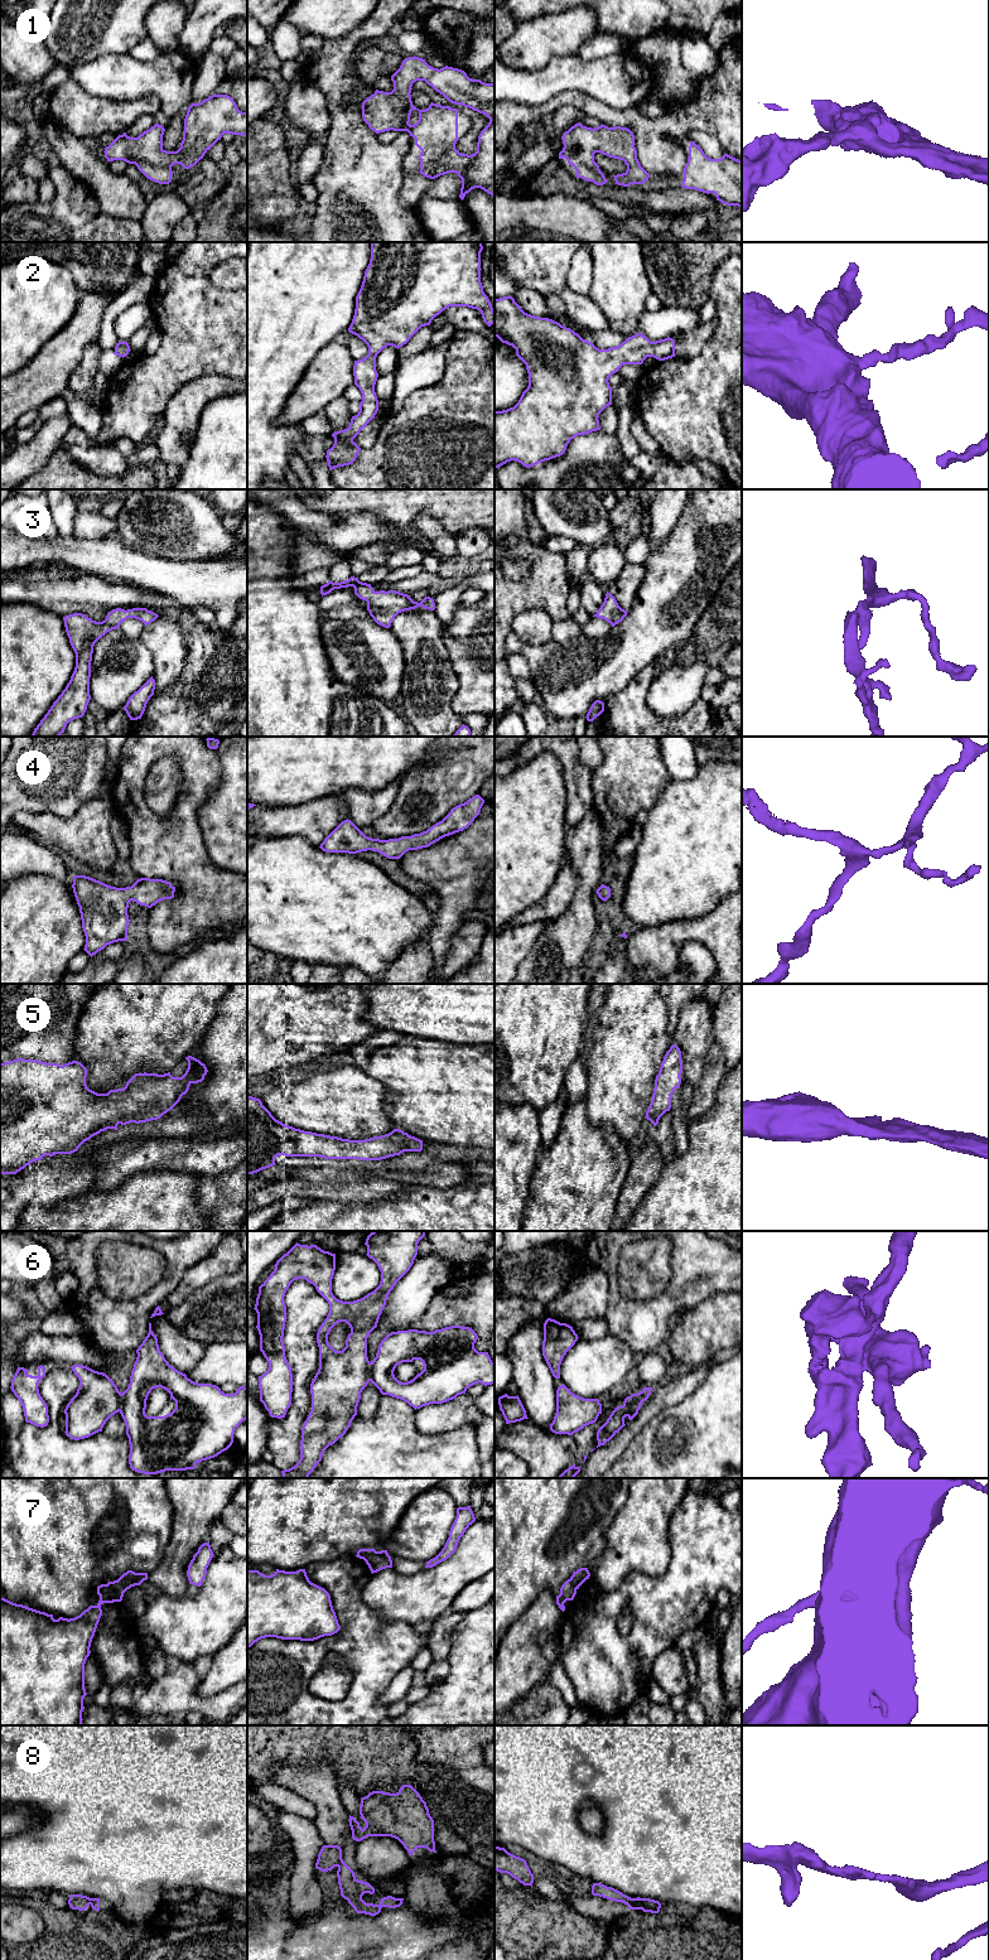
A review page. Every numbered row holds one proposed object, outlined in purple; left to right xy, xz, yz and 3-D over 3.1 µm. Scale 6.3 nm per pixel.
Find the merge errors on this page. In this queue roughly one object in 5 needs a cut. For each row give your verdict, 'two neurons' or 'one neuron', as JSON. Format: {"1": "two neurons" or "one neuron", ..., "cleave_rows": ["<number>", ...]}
{"1": "one neuron", "2": "one neuron", "3": "one neuron", "4": "one neuron", "5": "one neuron", "6": "two neurons", "7": "two neurons", "8": "two neurons", "cleave_rows": ["6", "7", "8"]}

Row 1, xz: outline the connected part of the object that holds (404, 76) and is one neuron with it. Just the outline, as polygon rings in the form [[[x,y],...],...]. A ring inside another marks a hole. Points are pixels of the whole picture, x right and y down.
[[[415,55],[402,61],[391,81],[391,92],[376,90],[362,102],[362,117],[368,127],[376,134],[407,131],[421,150],[420,174],[435,179],[457,173],[462,179],[462,201],[474,188],[494,198],[494,83],[472,79],[458,68],[434,68]],[[416,81],[425,81],[449,102],[469,107],[489,119],[478,136],[474,154],[462,154],[455,149],[459,140],[457,108],[431,102],[428,108],[419,110],[413,105],[410,93]],[[413,110],[419,111],[419,120],[410,125]]]

